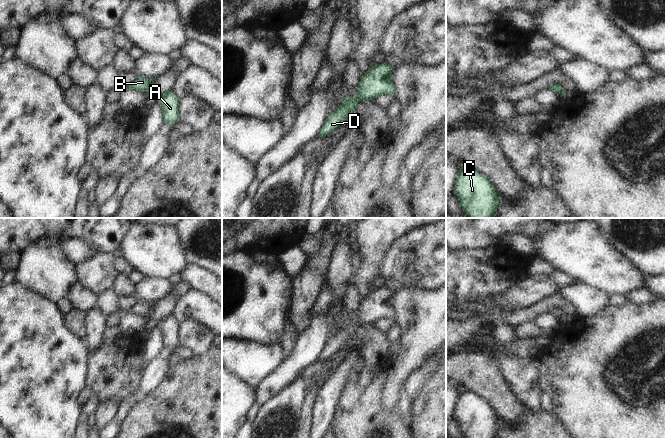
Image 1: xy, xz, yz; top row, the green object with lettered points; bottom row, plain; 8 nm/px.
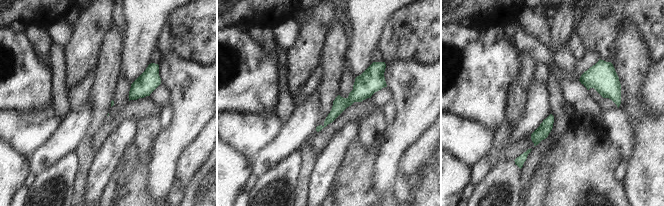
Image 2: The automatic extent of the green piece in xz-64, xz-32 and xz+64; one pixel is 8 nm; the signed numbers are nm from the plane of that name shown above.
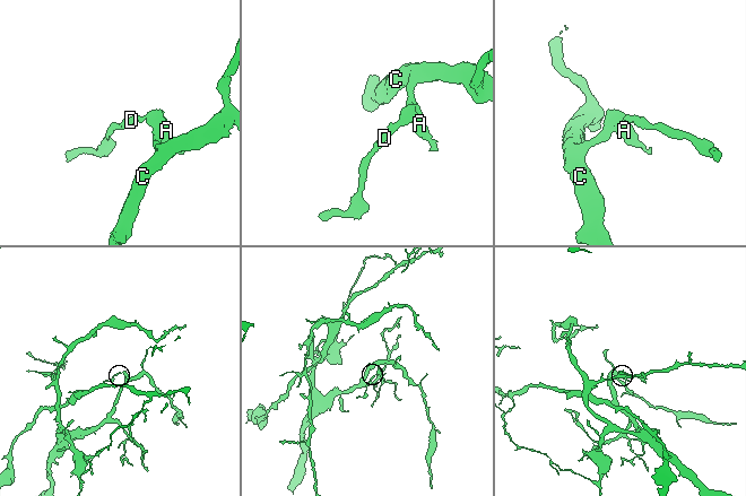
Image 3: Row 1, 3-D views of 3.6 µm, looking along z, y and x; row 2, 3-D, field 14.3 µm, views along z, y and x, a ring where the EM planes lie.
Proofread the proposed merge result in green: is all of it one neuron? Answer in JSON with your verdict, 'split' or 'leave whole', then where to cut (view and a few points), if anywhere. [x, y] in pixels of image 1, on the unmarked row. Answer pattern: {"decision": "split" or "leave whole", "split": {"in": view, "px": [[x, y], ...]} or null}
{"decision": "leave whole", "split": null}

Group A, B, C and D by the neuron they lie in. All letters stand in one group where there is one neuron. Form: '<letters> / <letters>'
A B C D

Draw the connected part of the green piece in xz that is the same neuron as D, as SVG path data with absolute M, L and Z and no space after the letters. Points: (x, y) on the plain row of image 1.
M375 288L364 299L360 301L358 316L352 321L342 321L339 331L331 337L322 352L318 356L318 361L324 361L336 354L348 340L356 335L359 326L373 325L379 318L395 319L391 298L394 291L389 288Z

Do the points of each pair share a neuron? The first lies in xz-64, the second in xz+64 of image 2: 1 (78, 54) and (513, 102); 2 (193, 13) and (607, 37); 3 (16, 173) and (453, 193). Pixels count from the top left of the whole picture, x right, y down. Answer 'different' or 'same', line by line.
1: same
2: same
3: same

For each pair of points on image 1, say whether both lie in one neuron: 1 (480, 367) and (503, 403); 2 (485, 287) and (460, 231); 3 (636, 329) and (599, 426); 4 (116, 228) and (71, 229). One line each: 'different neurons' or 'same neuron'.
1: same neuron
2: different neurons
3: same neuron
4: same neuron

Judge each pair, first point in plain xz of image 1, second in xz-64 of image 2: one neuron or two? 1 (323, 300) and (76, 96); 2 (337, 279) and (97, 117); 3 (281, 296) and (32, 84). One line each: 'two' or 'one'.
1: one
2: one
3: one

